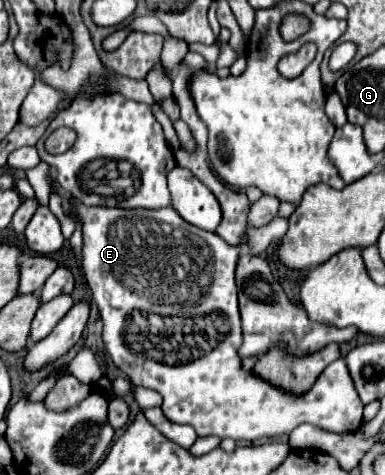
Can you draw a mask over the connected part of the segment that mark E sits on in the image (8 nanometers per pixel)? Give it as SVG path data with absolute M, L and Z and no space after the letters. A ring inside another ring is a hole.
M73 200L73 206L77 208L77 216L83 222L83 268L85 268L85 280L93 292L91 300L93 304L97 304L101 320L103 320L103 342L105 342L105 352L109 354L109 358L113 360L113 364L123 370L133 384L137 386L145 386L151 388L155 392L159 392L163 396L163 412L171 422L177 424L189 424L195 428L195 432L199 436L219 436L219 438L233 438L233 440L249 440L249 442L257 442L257 440L265 440L265 438L273 438L273 436L281 436L281 434L289 434L293 428L297 428L297 424L309 422L315 424L323 430L329 432L355 432L361 426L361 398L357 396L357 390L353 388L353 380L349 376L349 368L345 364L343 358L337 358L335 362L331 362L321 376L317 378L315 386L305 392L303 396L293 396L287 392L281 392L281 388L271 386L269 382L257 378L253 372L243 372L241 370L241 358L237 354L243 338L241 338L241 318L239 318L239 308L237 308L237 286L235 286L235 266L241 254L239 246L231 246L225 244L225 240L221 240L215 232L205 232L197 226L185 224L185 220L181 220L181 216L173 210L173 208L161 208L161 210L121 210L121 208L87 208L83 204L79 204L77 200ZM181 298L193 298L193 302L185 302L185 306L181 306ZM203 308L231 308L231 316L229 314L207 314L203 316Z

